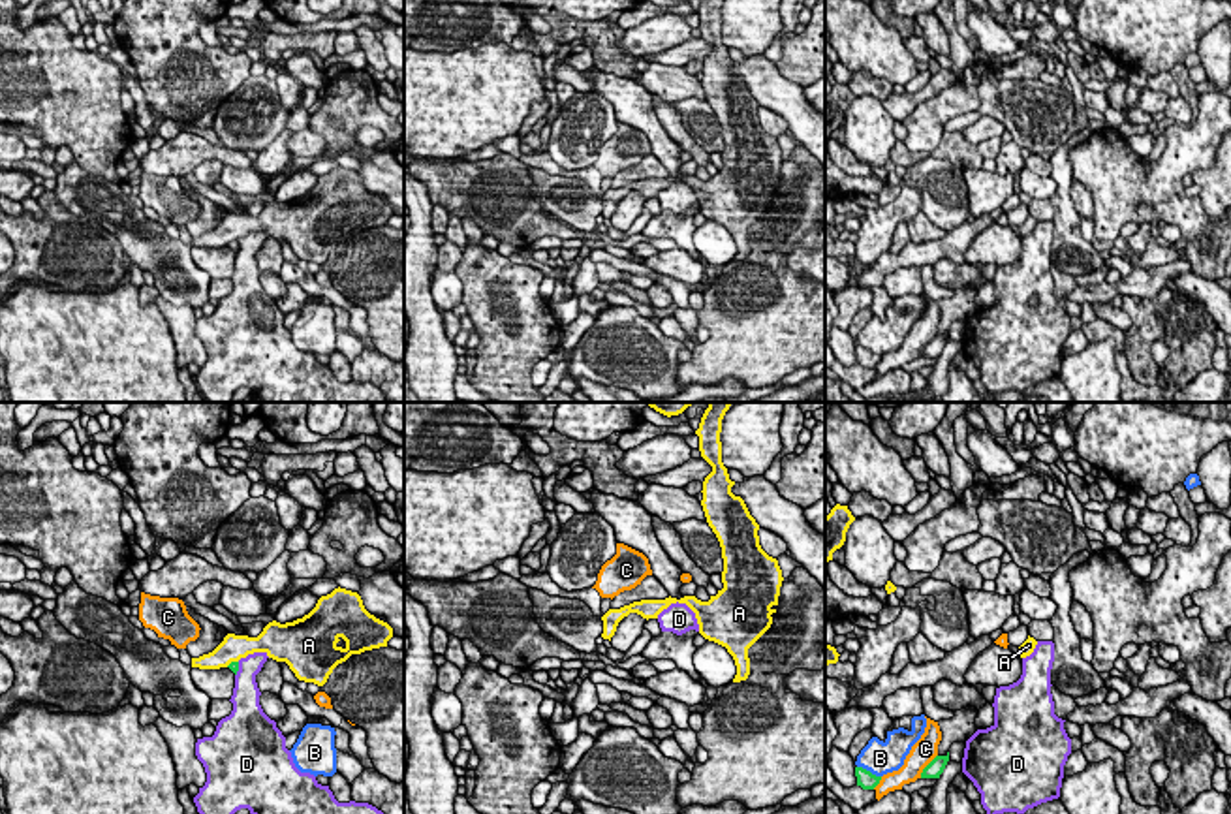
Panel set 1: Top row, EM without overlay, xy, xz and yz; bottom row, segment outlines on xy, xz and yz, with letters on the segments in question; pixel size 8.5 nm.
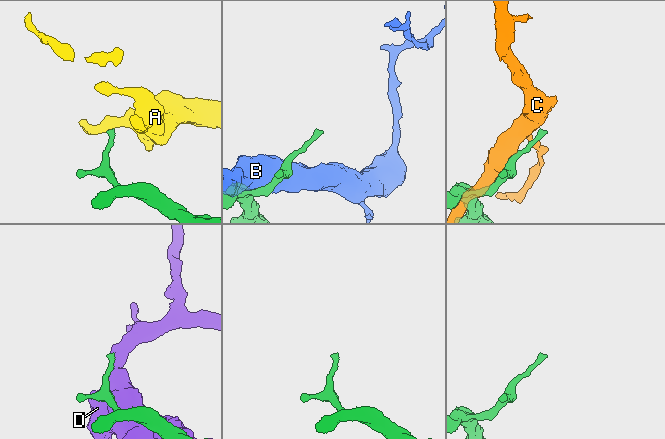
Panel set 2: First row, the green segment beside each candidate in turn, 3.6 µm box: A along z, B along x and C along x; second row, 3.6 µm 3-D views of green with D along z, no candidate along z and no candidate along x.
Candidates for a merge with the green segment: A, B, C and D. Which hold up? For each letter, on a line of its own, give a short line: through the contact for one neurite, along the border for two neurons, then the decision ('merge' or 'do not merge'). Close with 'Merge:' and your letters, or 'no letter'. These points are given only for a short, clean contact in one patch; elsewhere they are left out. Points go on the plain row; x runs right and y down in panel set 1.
A: line xy (237, 239), (226, 245); do not merge
B: do not merge
C: do not merge
D: do not merge
Merge: no letter

